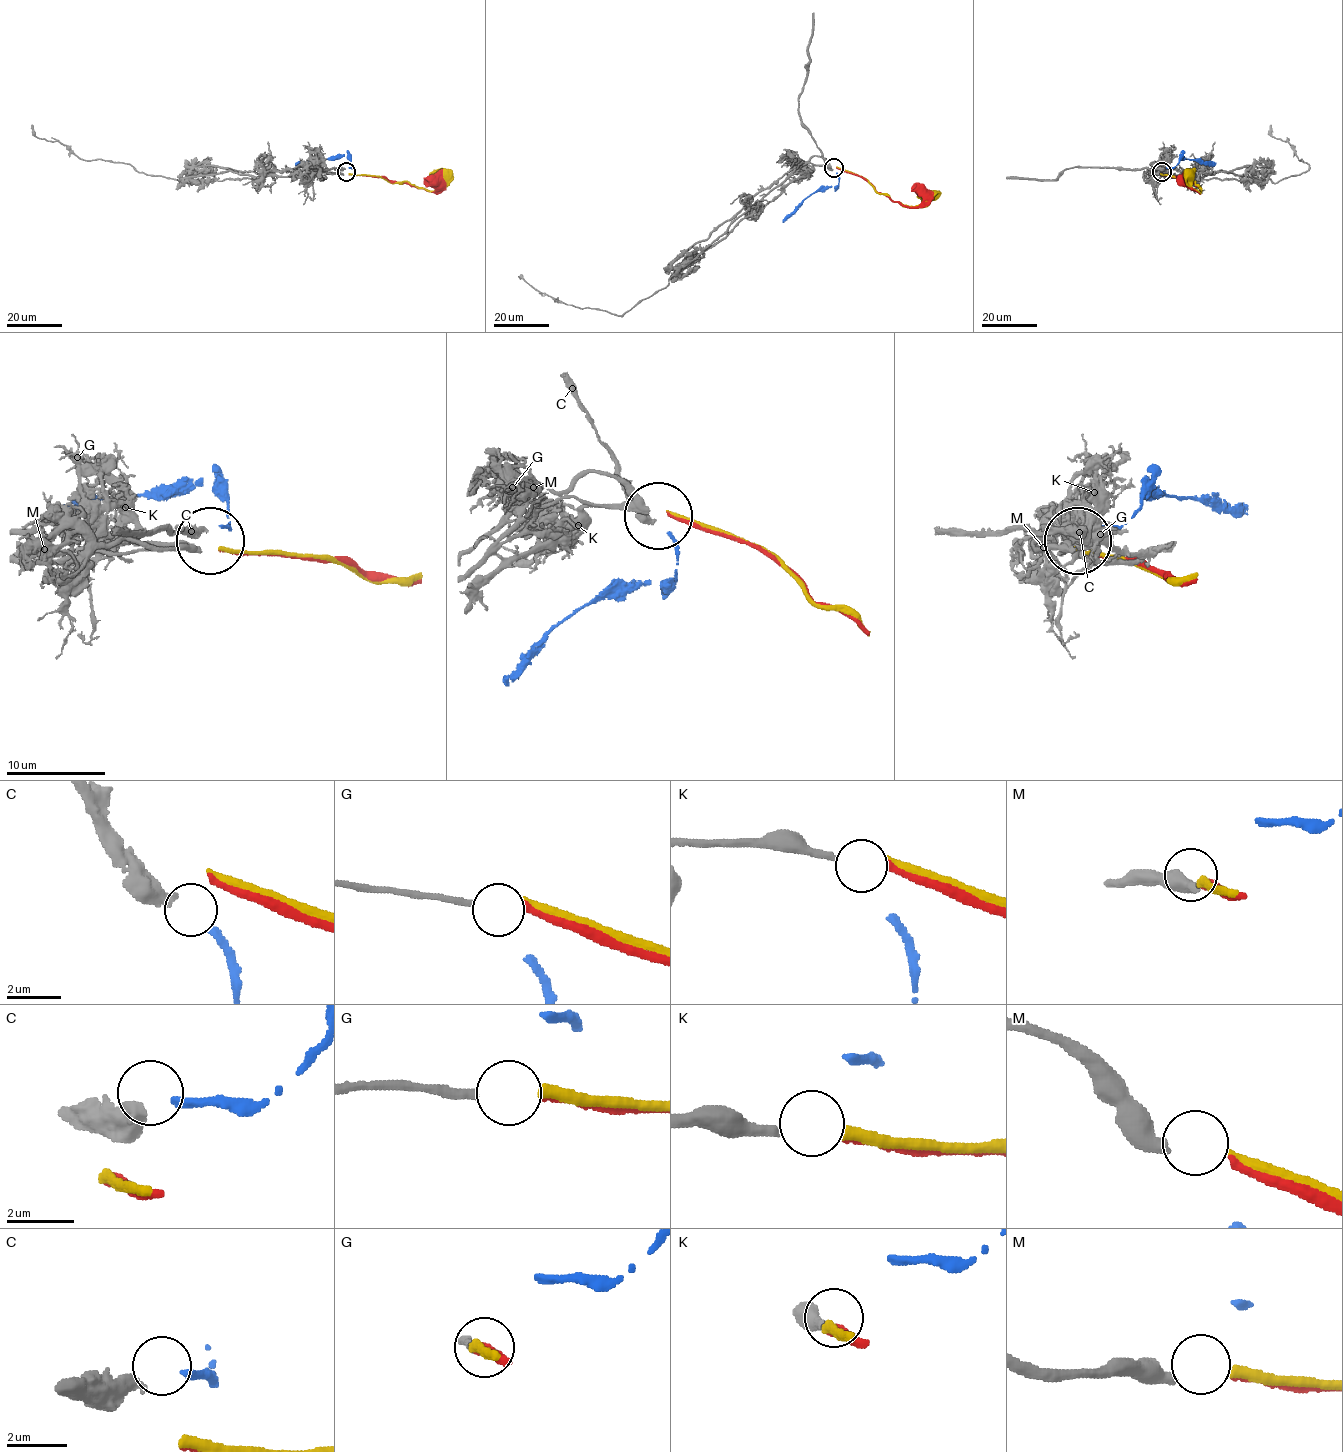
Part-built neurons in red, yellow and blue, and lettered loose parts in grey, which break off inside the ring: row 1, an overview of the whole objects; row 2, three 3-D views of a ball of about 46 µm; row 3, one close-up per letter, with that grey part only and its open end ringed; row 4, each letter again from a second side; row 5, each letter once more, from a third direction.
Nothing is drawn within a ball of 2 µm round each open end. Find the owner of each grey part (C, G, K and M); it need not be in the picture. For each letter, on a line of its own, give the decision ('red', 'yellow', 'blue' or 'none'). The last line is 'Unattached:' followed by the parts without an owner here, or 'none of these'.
C: blue
G: none
K: red
M: yellow
Unattached: G

